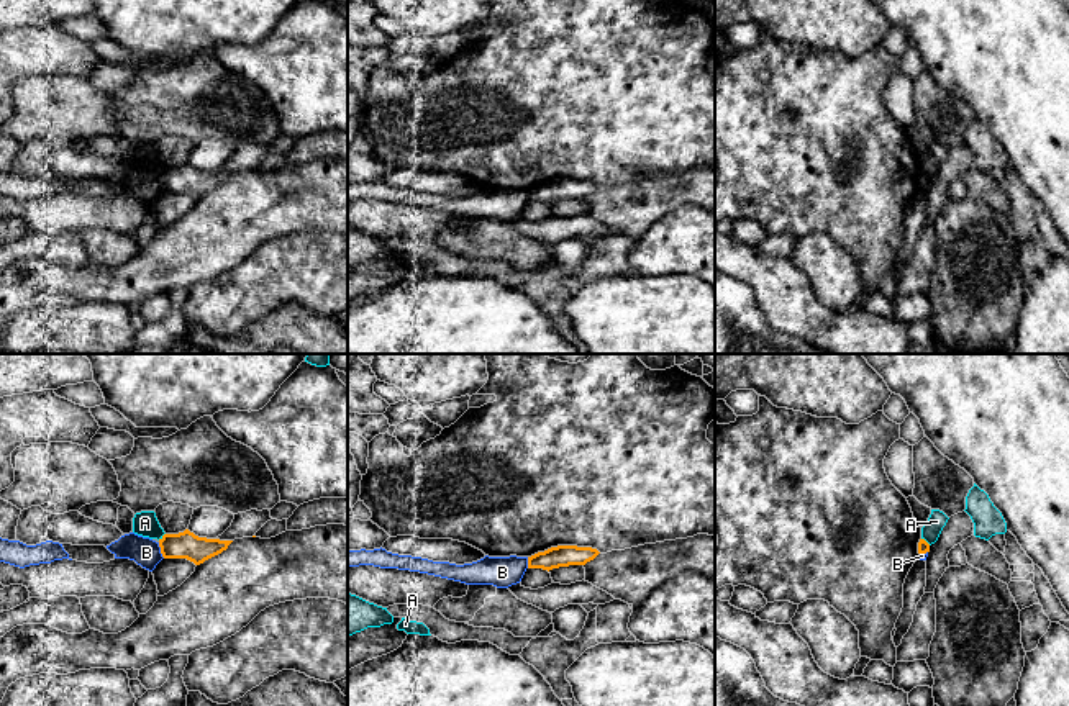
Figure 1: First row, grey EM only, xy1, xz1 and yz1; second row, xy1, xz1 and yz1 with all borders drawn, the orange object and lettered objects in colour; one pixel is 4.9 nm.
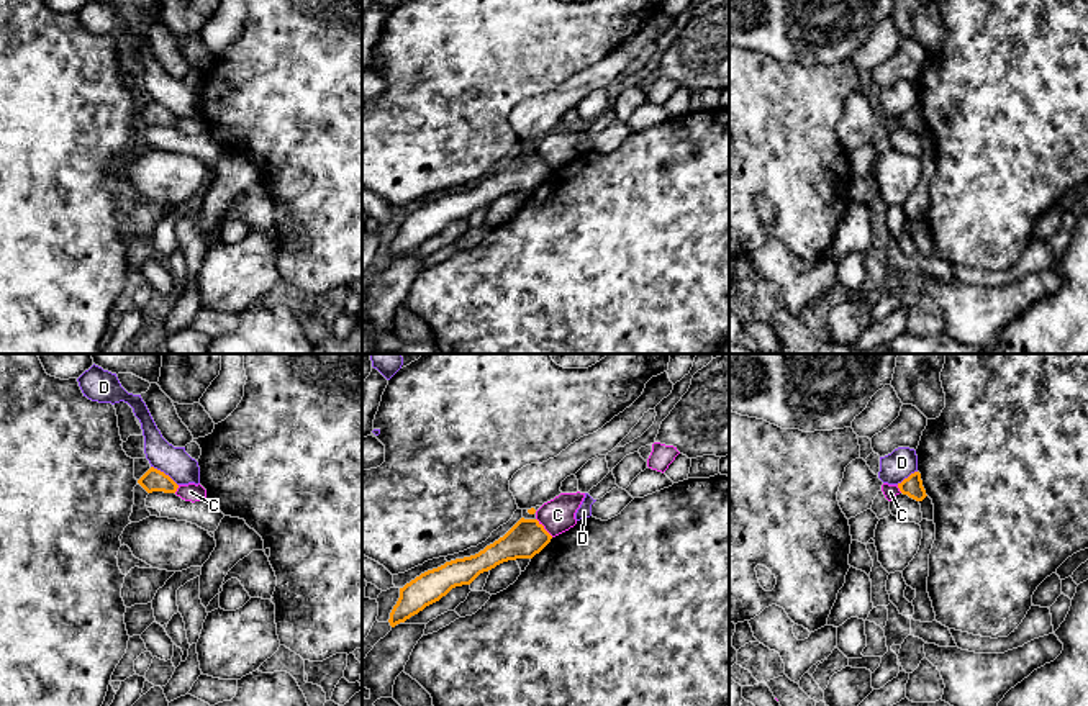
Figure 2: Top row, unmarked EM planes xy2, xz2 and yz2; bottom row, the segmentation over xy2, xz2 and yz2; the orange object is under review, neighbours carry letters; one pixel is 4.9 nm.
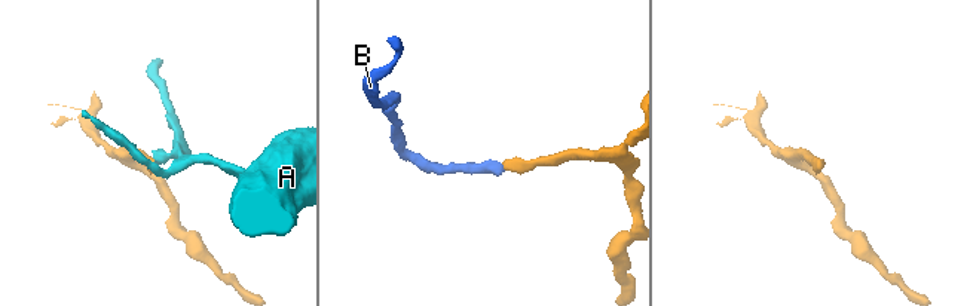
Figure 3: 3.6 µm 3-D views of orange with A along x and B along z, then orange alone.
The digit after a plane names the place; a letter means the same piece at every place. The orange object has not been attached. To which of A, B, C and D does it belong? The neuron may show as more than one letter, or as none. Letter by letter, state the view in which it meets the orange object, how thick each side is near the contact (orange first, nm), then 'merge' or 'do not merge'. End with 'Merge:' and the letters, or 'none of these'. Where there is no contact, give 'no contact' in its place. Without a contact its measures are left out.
A: contact in xy1; calibres 130 and 120 nm; do not merge
B: contact in xy1; calibres 130 and 140 nm; do not merge
C: contact in xz2; calibres 180 and 160 nm; do not merge
D: contact in xy2; calibres 110 and 150 nm; do not merge
Merge: none of these

